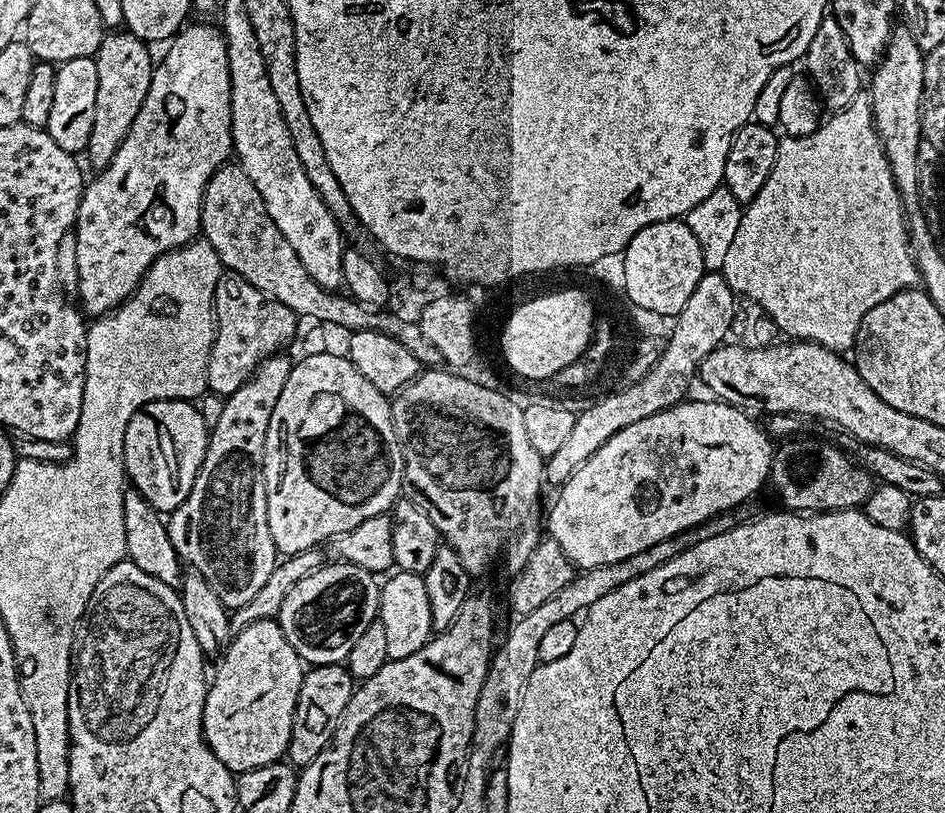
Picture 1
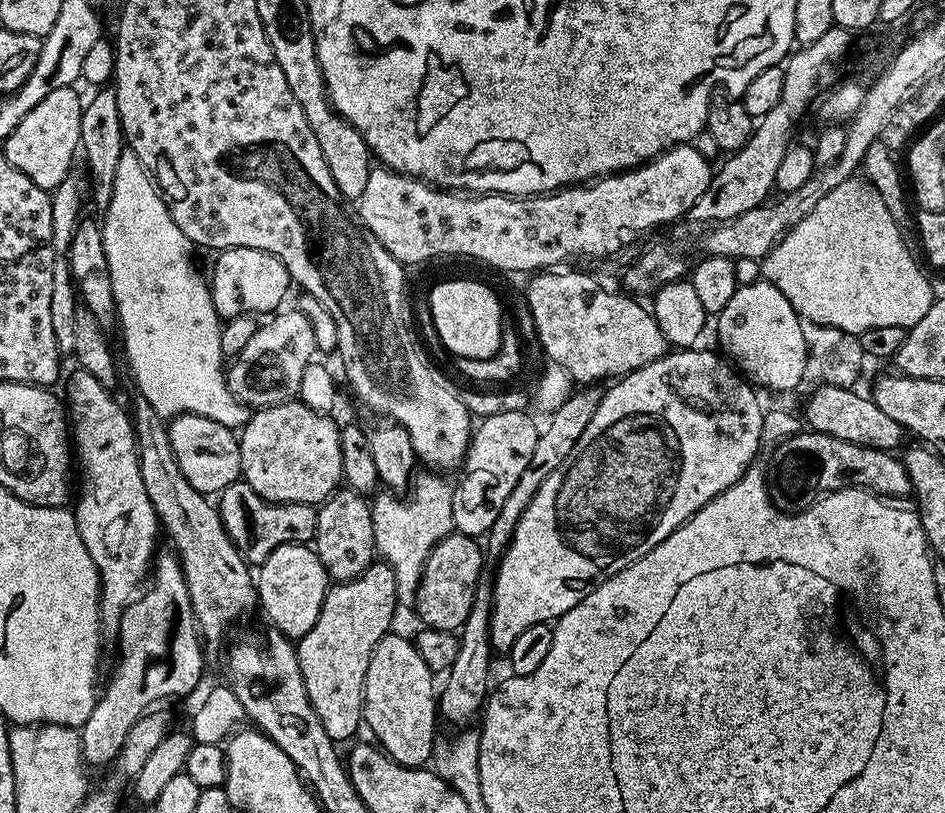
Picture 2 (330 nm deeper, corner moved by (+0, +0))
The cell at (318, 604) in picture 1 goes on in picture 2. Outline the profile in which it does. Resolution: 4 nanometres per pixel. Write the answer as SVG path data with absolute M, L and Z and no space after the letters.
M294 543L278 546L258 565L254 579L259 607L264 607L275 631L289 638L299 638L311 630L314 622L318 622L324 596L330 587L330 577L315 547Z

